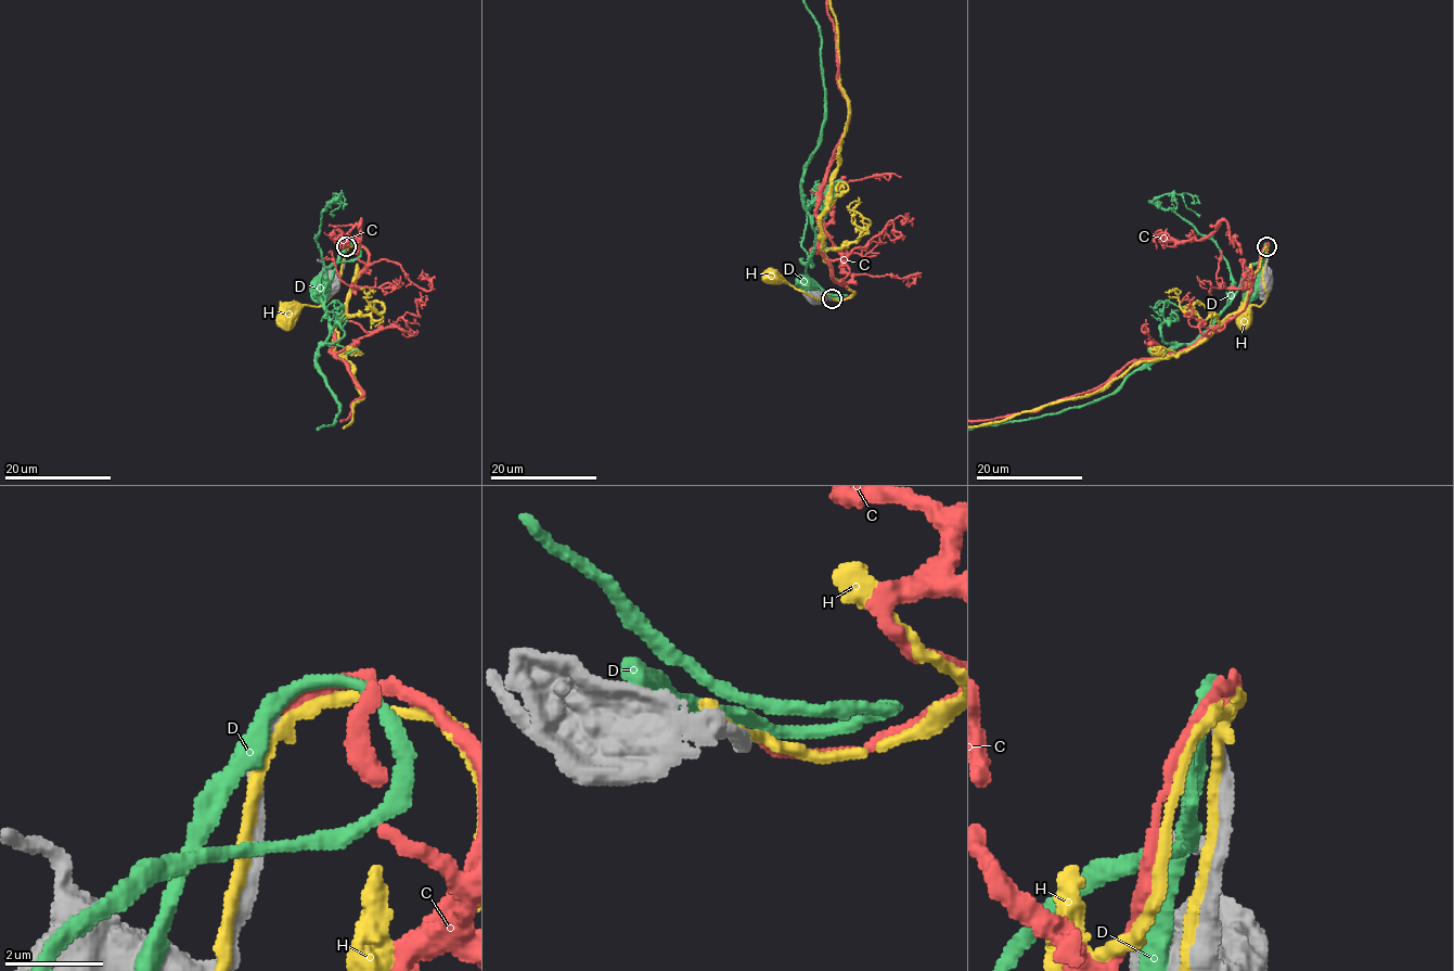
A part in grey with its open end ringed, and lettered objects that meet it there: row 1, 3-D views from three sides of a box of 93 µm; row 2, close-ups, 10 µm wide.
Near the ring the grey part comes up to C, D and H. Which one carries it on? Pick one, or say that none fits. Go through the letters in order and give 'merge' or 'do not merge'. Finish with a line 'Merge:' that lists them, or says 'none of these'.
C: merge
D: do not merge
H: do not merge
Merge: C

